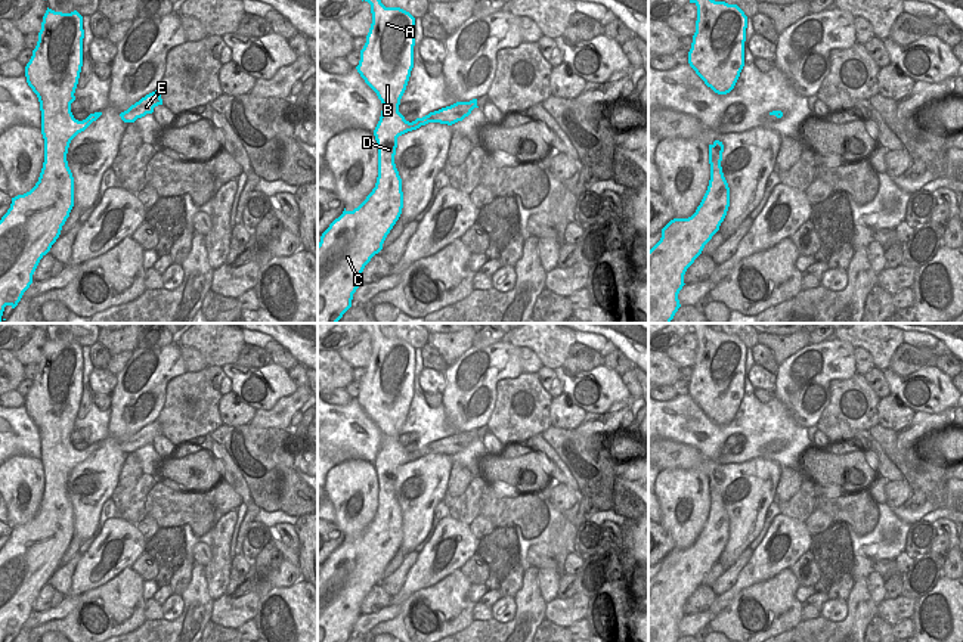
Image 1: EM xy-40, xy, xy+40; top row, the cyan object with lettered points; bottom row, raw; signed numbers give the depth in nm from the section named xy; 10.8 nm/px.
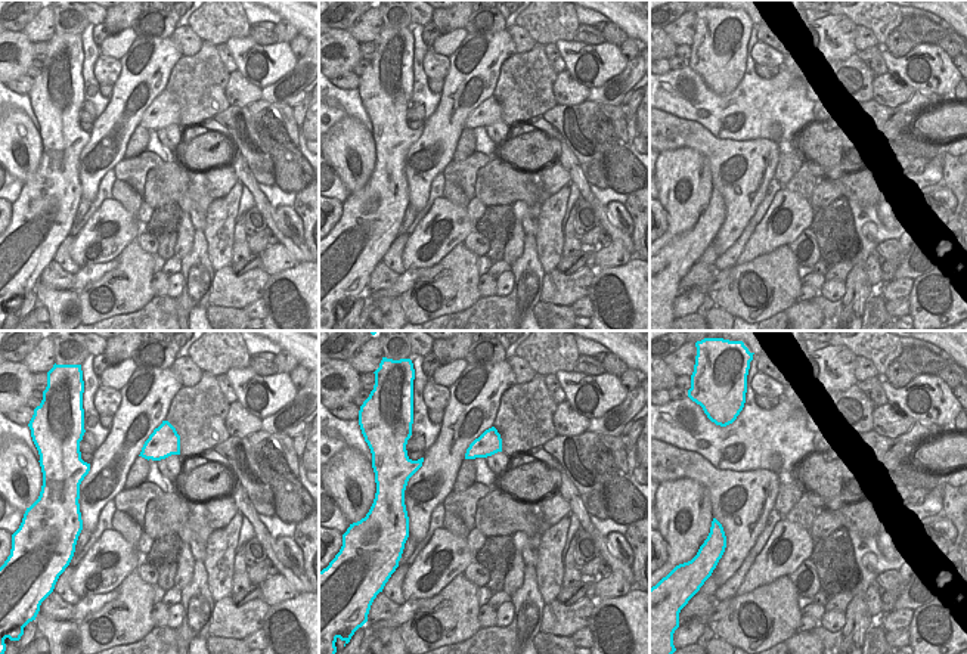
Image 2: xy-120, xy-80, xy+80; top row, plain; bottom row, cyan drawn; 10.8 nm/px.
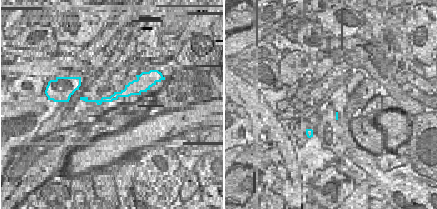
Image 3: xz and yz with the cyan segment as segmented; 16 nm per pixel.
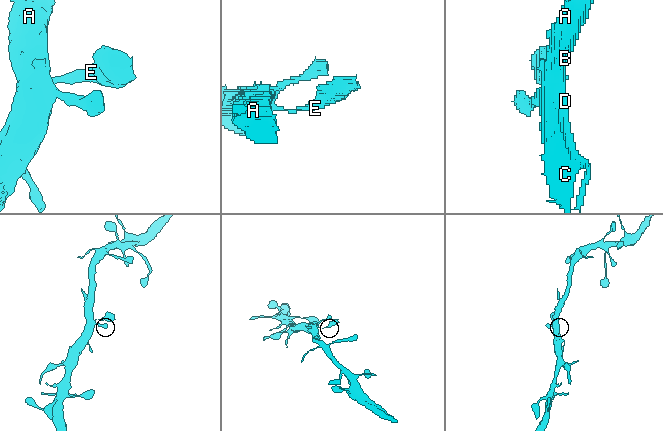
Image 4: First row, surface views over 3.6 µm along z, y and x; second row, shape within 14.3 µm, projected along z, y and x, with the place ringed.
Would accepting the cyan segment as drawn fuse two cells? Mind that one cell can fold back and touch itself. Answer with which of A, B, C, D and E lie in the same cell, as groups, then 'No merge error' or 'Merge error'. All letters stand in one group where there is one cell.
Groups: A B C D E. No merge error

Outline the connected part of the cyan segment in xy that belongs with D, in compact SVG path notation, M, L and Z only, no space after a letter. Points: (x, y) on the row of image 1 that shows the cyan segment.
M381 0L365 1L371 4L372 24L356 69L383 103L381 117L374 130L378 146L378 177L366 199L353 211L344 208L321 236L318 244L318 323L337 323L352 307L365 266L383 249L387 235L402 214L402 179L394 164L397 137L428 122L452 125L479 108L477 99L456 102L412 122L406 121L399 112L399 105L414 68L415 18L400 7L385 7Z

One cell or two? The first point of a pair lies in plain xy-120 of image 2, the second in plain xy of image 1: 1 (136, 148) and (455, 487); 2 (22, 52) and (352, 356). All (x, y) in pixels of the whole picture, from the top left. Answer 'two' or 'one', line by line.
1: one
2: two

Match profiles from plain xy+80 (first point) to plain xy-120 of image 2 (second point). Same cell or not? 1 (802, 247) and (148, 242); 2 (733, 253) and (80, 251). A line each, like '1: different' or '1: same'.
1: same
2: different

